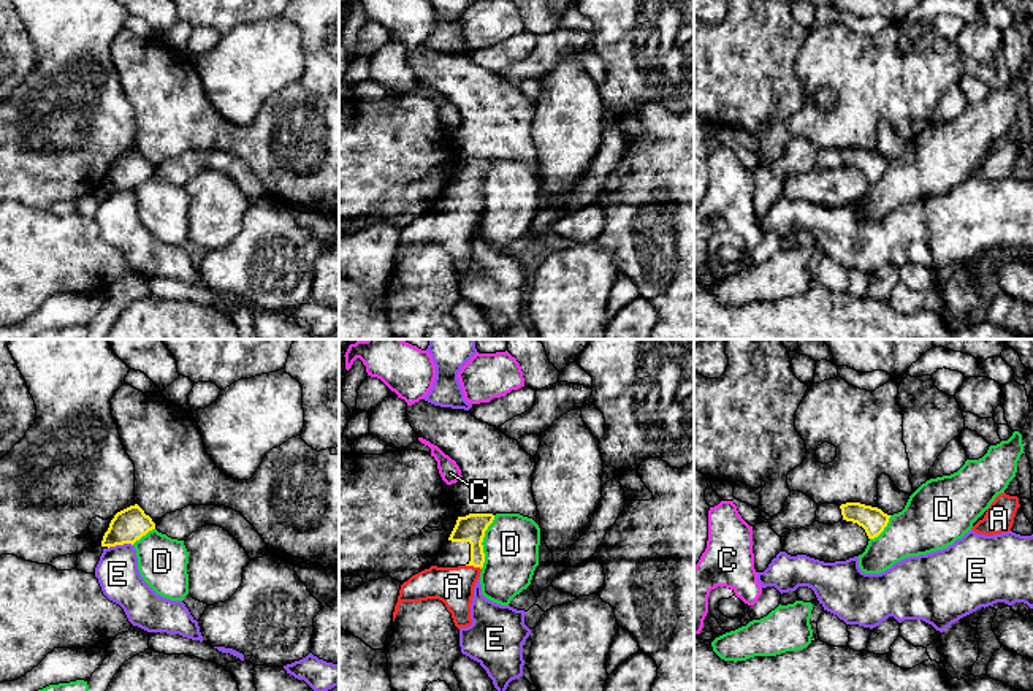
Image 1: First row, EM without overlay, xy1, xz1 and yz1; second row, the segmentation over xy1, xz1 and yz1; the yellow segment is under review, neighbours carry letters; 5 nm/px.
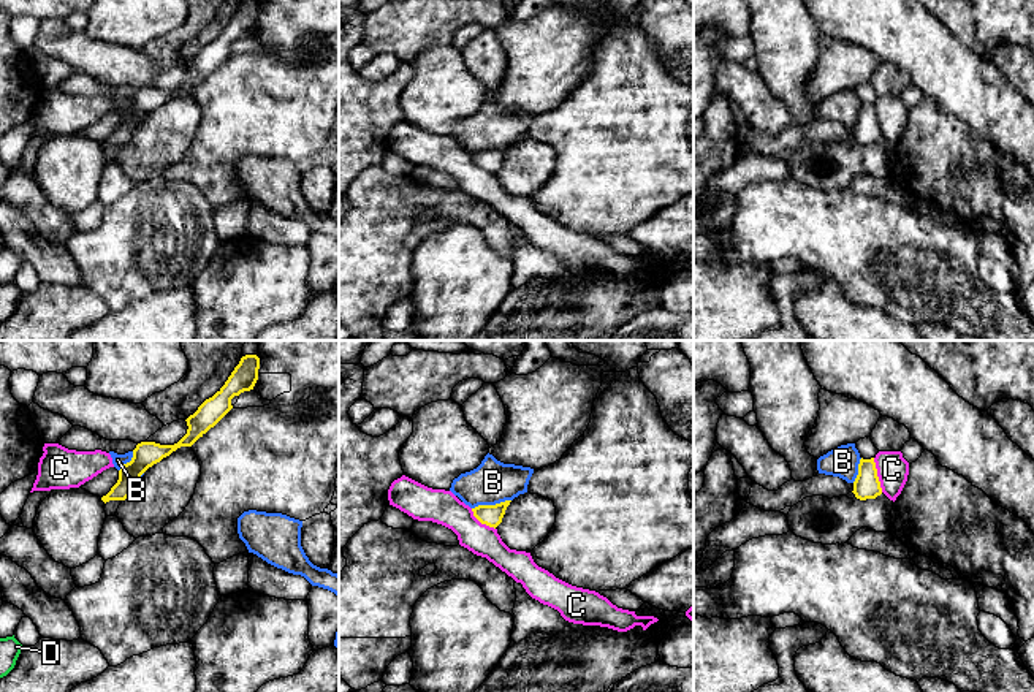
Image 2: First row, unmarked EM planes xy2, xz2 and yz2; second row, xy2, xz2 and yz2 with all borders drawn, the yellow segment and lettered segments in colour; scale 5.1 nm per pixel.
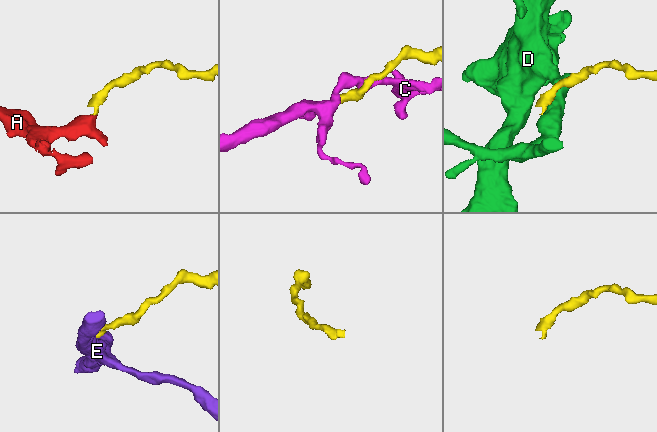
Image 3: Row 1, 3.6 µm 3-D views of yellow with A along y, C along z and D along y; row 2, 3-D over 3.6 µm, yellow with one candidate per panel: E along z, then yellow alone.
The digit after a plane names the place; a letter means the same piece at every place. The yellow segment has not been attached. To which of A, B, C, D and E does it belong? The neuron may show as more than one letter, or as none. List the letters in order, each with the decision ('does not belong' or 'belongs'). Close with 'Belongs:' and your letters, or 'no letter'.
A: belongs
B: does not belong
C: does not belong
D: does not belong
E: does not belong
Belongs: A

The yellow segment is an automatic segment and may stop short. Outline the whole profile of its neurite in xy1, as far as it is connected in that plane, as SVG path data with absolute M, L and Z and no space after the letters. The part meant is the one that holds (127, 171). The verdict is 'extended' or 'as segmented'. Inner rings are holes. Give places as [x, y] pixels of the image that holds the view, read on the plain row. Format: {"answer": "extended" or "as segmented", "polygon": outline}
{"answer": "as segmented", "polygon": "M138 149L130 151L114 160L103 181L101 192L133 190L152 174L155 174L152 163Z"}

